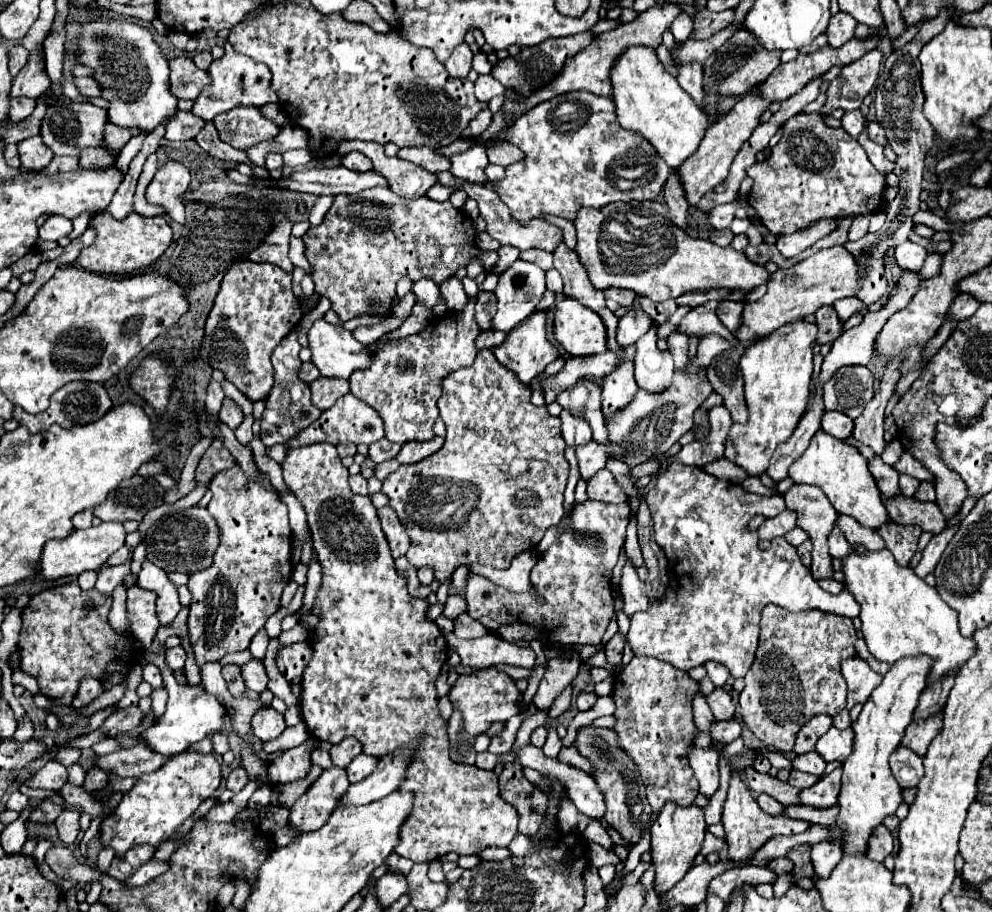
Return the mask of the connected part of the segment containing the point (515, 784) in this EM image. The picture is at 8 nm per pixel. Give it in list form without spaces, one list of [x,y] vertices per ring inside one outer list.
[[[509,763],[509,767],[503,767],[503,773],[499,775],[499,795],[505,799],[505,803],[517,809],[517,831],[523,835],[535,835],[535,831],[539,831],[541,827],[541,819],[545,817],[547,795],[543,791],[537,791],[523,777],[521,769],[523,767],[517,767],[517,763]]]

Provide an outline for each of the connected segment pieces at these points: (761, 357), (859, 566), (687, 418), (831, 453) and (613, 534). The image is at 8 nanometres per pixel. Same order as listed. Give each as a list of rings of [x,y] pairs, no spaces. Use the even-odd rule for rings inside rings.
[[[797,319],[753,343],[741,355],[741,371],[745,381],[745,401],[749,409],[749,421],[745,425],[731,425],[725,457],[743,467],[749,475],[765,473],[769,459],[777,449],[777,443],[789,439],[795,431],[801,415],[805,413],[809,385],[813,375],[813,341],[817,337],[817,325]]]
[[[853,549],[847,557],[841,559],[841,565],[841,571],[845,575],[845,587],[861,605],[859,619],[863,639],[869,653],[877,661],[887,661],[889,665],[893,665],[901,657],[925,653],[935,659],[935,667],[929,675],[929,681],[933,681],[971,659],[975,643],[973,639],[961,637],[957,611],[953,611],[939,597],[935,587],[919,579],[913,569],[897,565],[891,551],[883,549],[877,553],[857,553]]]
[[[709,333],[709,335],[701,337],[695,359],[691,359],[685,369],[675,369],[673,381],[663,393],[649,393],[645,389],[639,389],[635,393],[633,401],[625,409],[619,409],[619,411],[611,413],[609,417],[605,417],[605,427],[609,433],[607,443],[597,445],[595,441],[591,441],[589,445],[577,447],[577,461],[579,461],[581,477],[587,481],[589,475],[595,475],[599,469],[605,467],[605,463],[609,459],[615,459],[615,457],[621,457],[621,461],[627,461],[629,467],[635,467],[639,463],[655,459],[657,455],[663,455],[665,451],[669,451],[671,445],[675,441],[679,441],[679,437],[693,427],[695,409],[713,391],[711,385],[699,377],[699,371],[703,367],[707,367],[713,357],[727,351],[729,347],[731,345],[727,345],[727,339],[723,339],[721,335]]]
[[[823,429],[815,433],[807,451],[789,467],[789,477],[795,483],[819,487],[839,515],[849,515],[863,527],[877,529],[883,523],[887,523],[887,509],[881,503],[875,479],[867,469],[867,459],[857,451],[855,445],[839,441]]]
[[[591,499],[573,503],[567,529],[539,555],[539,561],[531,571],[531,583],[543,597],[543,603],[541,599],[535,599],[535,591],[513,593],[497,587],[483,575],[469,573],[465,585],[467,613],[485,625],[489,633],[499,635],[509,643],[539,639],[543,645],[599,645],[613,617],[611,577],[625,543],[627,523],[627,503],[611,505]],[[591,537],[595,543],[589,543]]]

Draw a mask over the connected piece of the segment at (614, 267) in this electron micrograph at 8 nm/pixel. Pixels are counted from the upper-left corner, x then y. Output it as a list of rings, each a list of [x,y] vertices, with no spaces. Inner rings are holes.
[[[657,201],[611,203],[601,209],[581,207],[577,211],[575,227],[575,253],[587,269],[589,281],[599,291],[609,287],[631,289],[653,301],[667,301],[689,291],[709,291],[717,287],[753,291],[769,279],[767,269],[751,263],[741,251],[735,251],[733,247],[723,249],[711,241],[689,237],[669,219],[667,207]],[[619,225],[627,233],[621,231],[621,235],[615,235],[615,227]]]

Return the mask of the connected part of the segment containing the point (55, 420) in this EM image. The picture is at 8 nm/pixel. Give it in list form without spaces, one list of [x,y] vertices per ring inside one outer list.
[[[71,381],[65,387],[61,387],[53,397],[51,405],[47,411],[31,415],[23,411],[21,407],[13,409],[13,419],[19,421],[19,425],[25,425],[29,431],[39,433],[51,425],[61,425],[61,427],[75,427],[75,425],[87,425],[97,419],[101,419],[107,411],[111,409],[111,399],[101,383],[89,383],[89,381]]]

